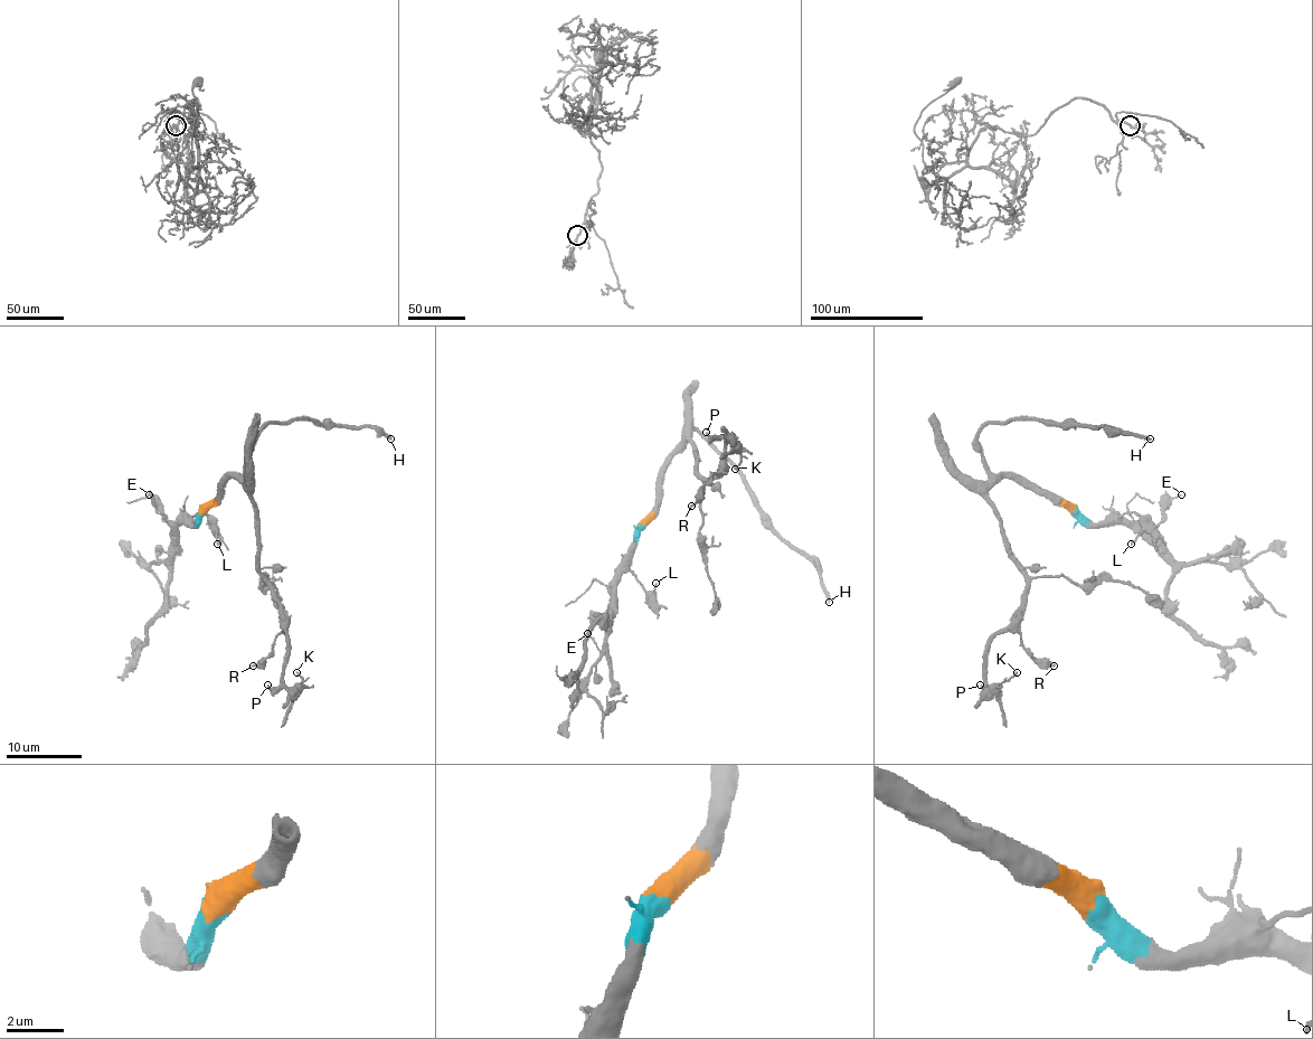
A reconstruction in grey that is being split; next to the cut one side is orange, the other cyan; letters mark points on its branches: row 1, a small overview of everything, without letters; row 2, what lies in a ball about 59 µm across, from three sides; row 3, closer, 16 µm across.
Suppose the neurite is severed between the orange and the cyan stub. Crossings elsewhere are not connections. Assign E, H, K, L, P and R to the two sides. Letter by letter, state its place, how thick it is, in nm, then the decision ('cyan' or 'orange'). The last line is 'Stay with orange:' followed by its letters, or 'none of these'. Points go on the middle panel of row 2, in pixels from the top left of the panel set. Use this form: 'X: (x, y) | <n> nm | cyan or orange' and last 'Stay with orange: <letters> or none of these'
E: (587, 633) | 110 nm | cyan
H: (829, 602) | 300 nm | orange
K: (735, 469) | 130 nm | orange
L: (655, 583) | 130 nm | cyan
P: (706, 432) | 150 nm | orange
R: (691, 506) | 170 nm | orange
Stay with orange: H, K, P, R

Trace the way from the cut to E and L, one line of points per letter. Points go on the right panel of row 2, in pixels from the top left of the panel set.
E: (1075, 510), (1094, 523), (1154, 527), (1162, 520), (1163, 507), (1181, 496)
L: (1075, 510), (1094, 523), (1114, 521), (1133, 512), (1143, 529), (1132, 545)

